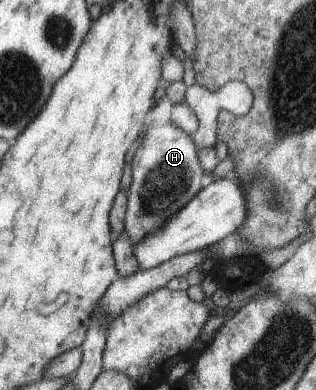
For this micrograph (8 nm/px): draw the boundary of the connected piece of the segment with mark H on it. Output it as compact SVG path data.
M172 123L147 131L130 163L132 182L128 188L124 230L133 245L160 228L201 189L201 177L205 171L201 167L198 151L192 137Z

